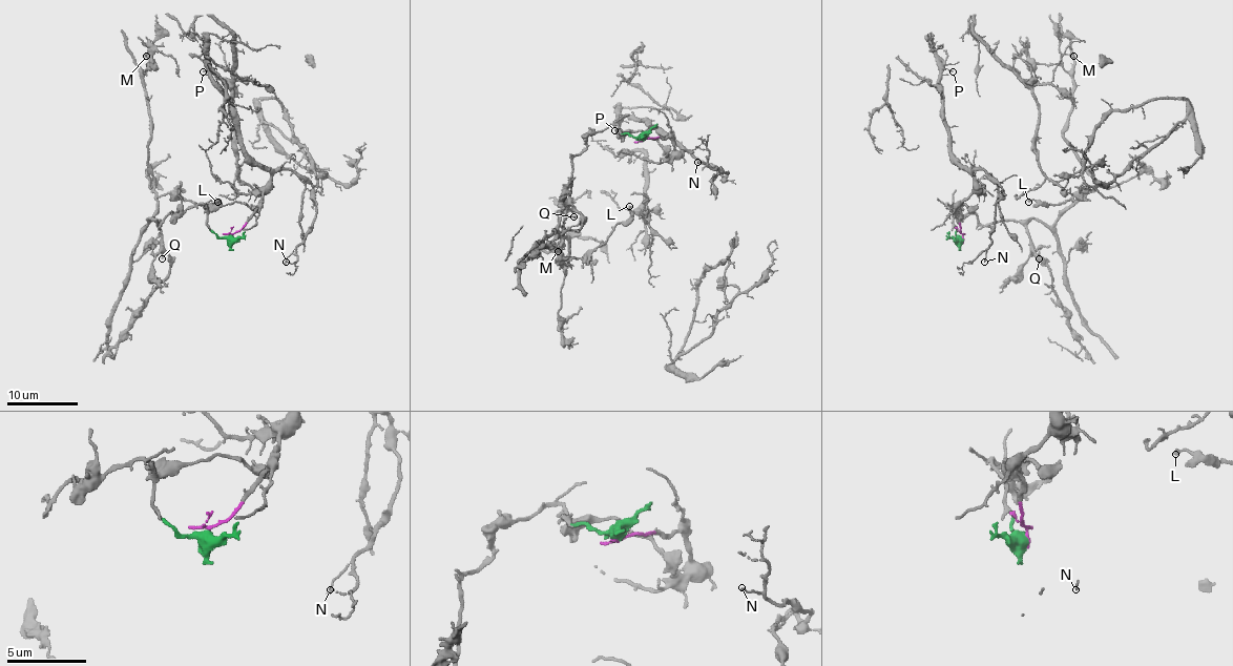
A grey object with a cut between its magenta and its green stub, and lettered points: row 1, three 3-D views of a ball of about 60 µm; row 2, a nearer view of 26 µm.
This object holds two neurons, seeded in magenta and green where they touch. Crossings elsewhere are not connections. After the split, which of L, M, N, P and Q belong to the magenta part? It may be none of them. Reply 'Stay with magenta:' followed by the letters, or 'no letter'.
Stay with magenta: N, P

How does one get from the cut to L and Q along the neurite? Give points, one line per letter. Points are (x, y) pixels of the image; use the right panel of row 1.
L: (962, 238), (948, 204), (982, 225), (1033, 220), (1047, 225), (1080, 193), (1057, 204), (1028, 202)
Q: (962, 238), (948, 204), (959, 214), (975, 214), (982, 225), (1019, 222), (1039, 258)

